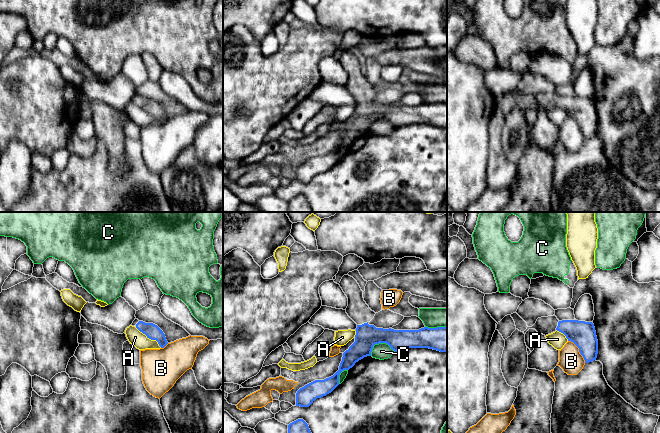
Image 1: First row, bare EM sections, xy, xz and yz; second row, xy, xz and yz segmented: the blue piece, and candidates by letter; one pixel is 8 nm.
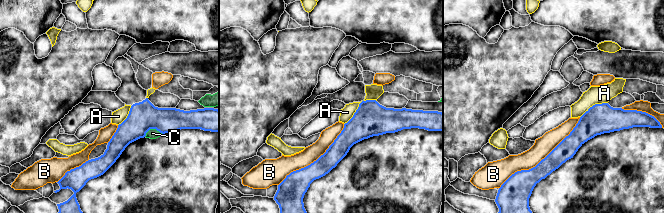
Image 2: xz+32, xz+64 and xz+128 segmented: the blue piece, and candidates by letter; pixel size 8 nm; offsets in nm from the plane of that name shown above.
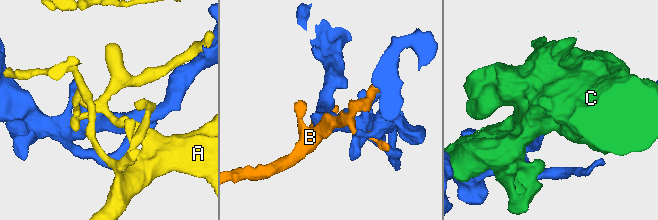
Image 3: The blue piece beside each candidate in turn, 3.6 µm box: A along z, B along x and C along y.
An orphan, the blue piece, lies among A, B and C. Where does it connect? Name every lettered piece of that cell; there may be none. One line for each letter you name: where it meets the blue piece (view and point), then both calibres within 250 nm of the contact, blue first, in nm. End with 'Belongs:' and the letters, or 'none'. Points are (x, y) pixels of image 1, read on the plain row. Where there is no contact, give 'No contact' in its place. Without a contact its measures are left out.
Belongs: none

